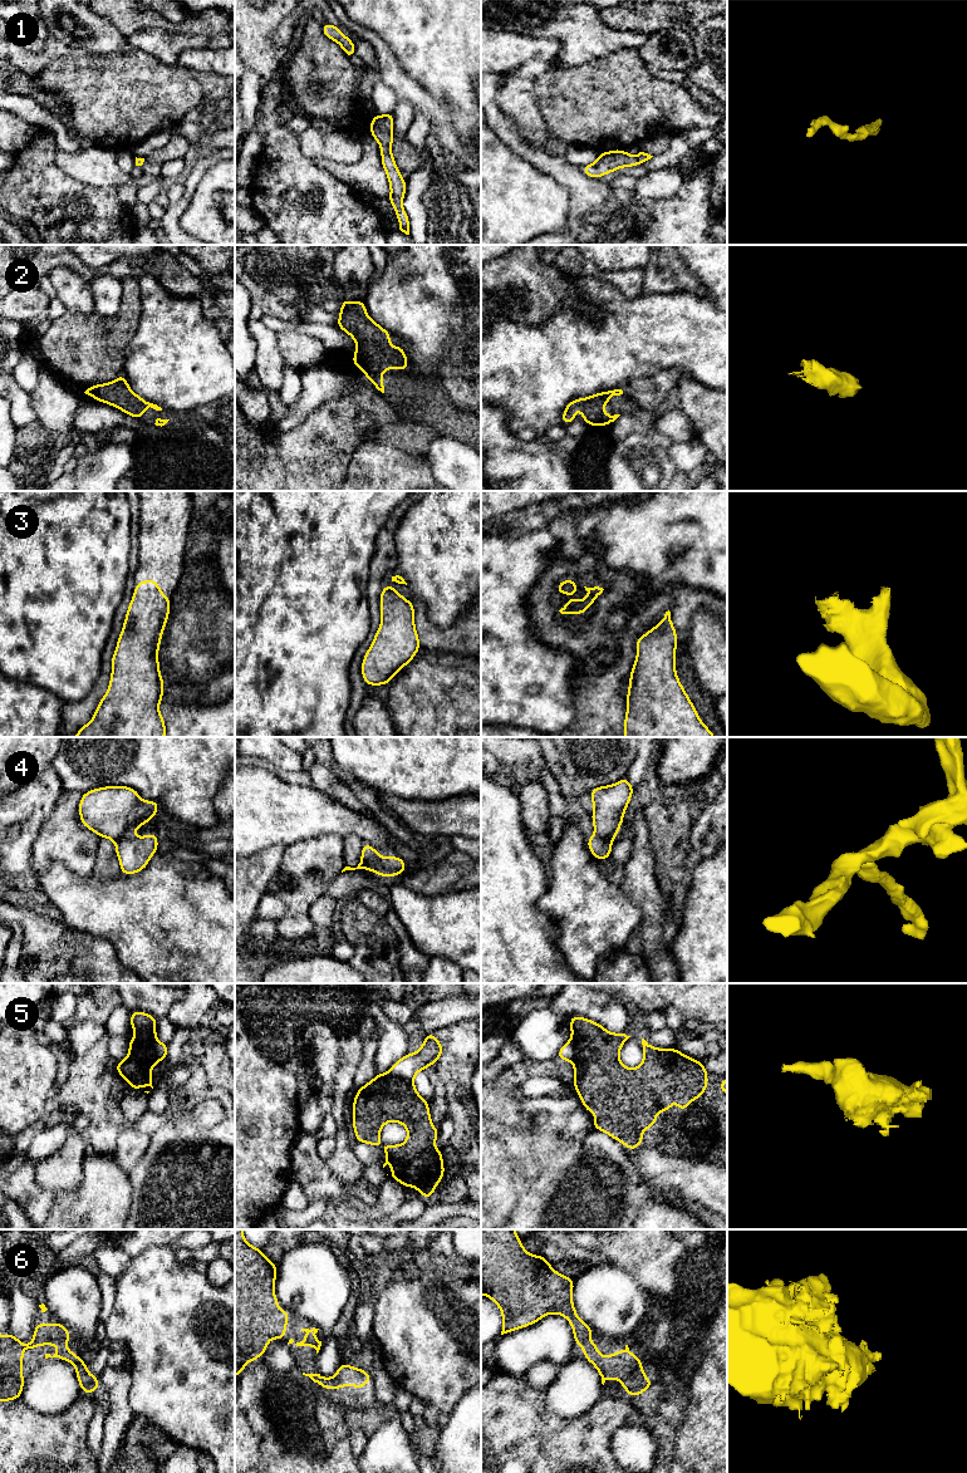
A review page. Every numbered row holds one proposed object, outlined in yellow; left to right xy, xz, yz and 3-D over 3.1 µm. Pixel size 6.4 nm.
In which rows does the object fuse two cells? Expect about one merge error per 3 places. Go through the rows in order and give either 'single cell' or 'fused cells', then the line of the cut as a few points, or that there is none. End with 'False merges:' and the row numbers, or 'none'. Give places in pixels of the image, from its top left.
1: single cell | no cut
2: single cell | no cut
3: single cell | no cut
4: fused cells | yz (595, 833), (610, 841)
5: fused cells | xz (389, 1071), (412, 1080)
6: single cell | no cut
False merges: 4, 5

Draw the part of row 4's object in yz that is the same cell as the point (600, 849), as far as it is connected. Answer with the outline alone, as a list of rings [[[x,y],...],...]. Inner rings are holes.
[[[597,834],[586,839],[588,848],[598,860],[605,860],[610,858],[612,841],[599,838]]]

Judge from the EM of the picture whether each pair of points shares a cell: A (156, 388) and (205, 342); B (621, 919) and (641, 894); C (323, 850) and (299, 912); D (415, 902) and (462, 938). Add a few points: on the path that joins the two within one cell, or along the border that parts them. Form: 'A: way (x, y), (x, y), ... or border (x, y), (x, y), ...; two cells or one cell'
A: way (168, 376), (192, 354); one cell
B: border (618, 885), (638, 908), (641, 913), (639, 927); two cells
C: way (310, 865), (300, 880), (299, 897); one cell
D: way (423, 914), (437, 926), (450, 926); one cell

